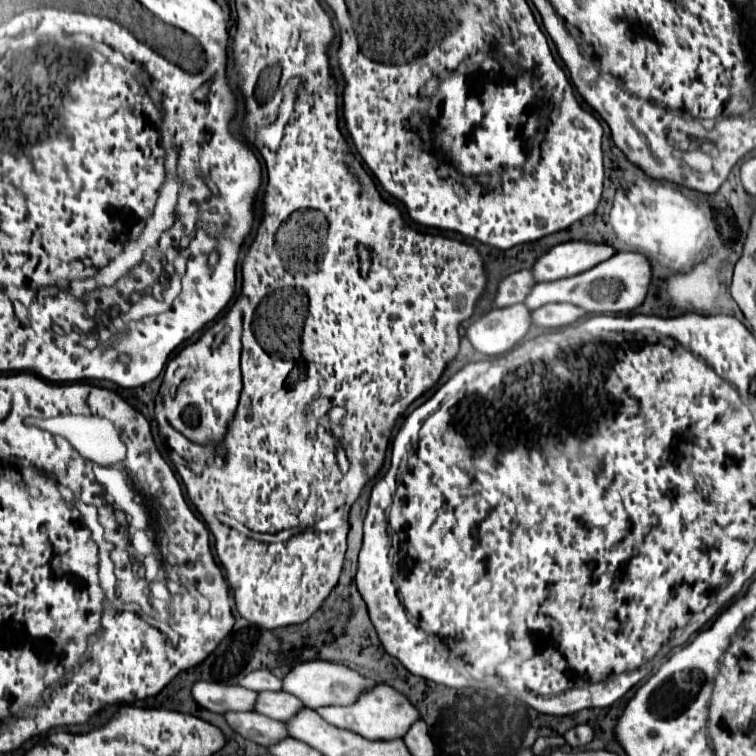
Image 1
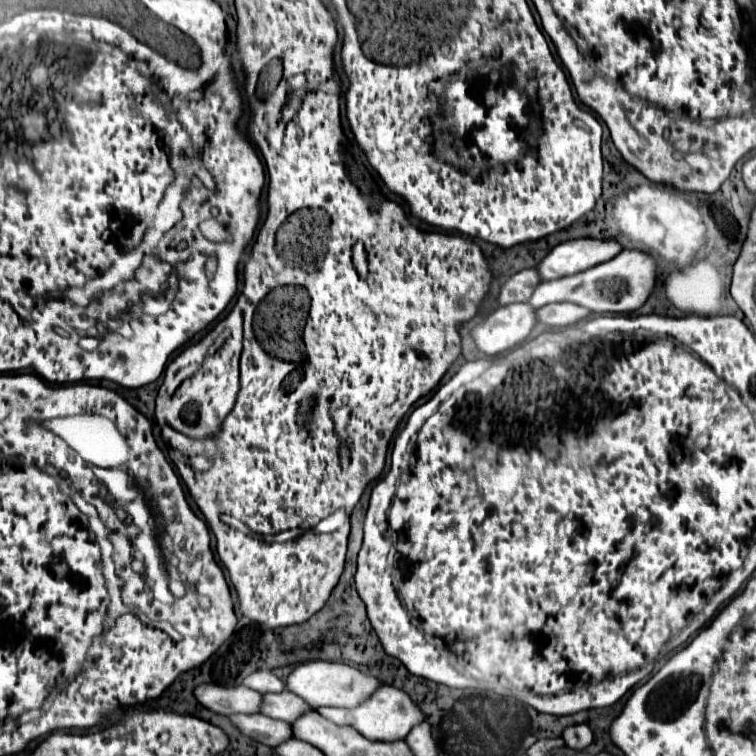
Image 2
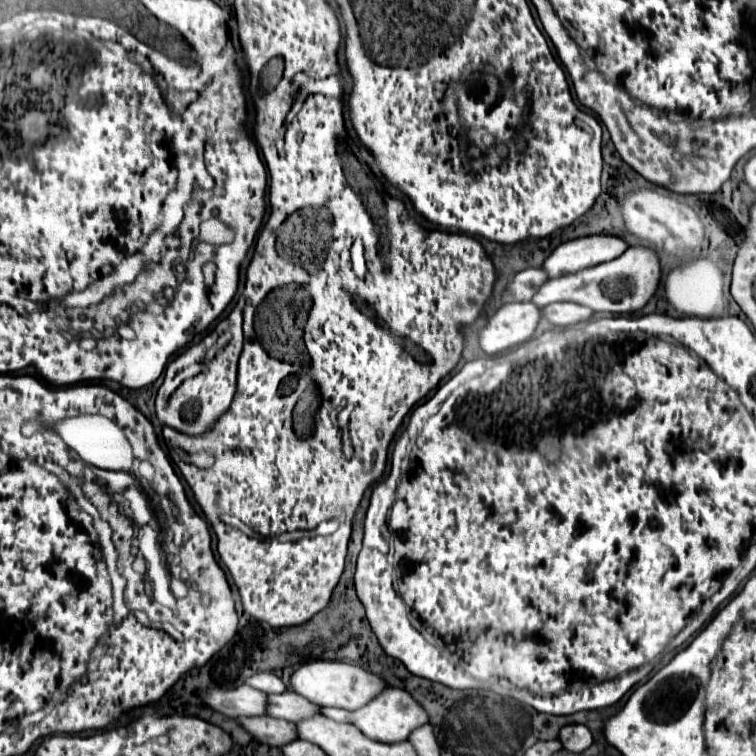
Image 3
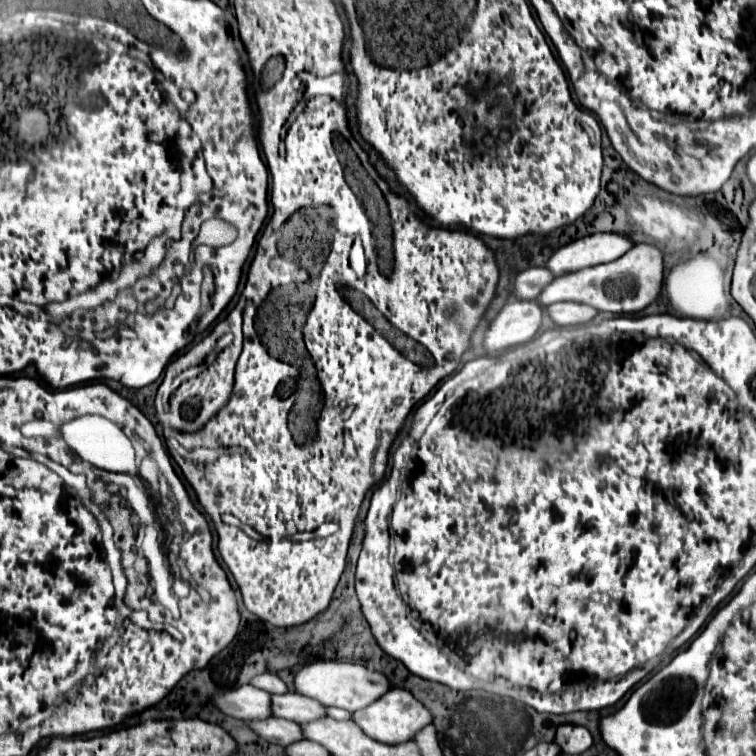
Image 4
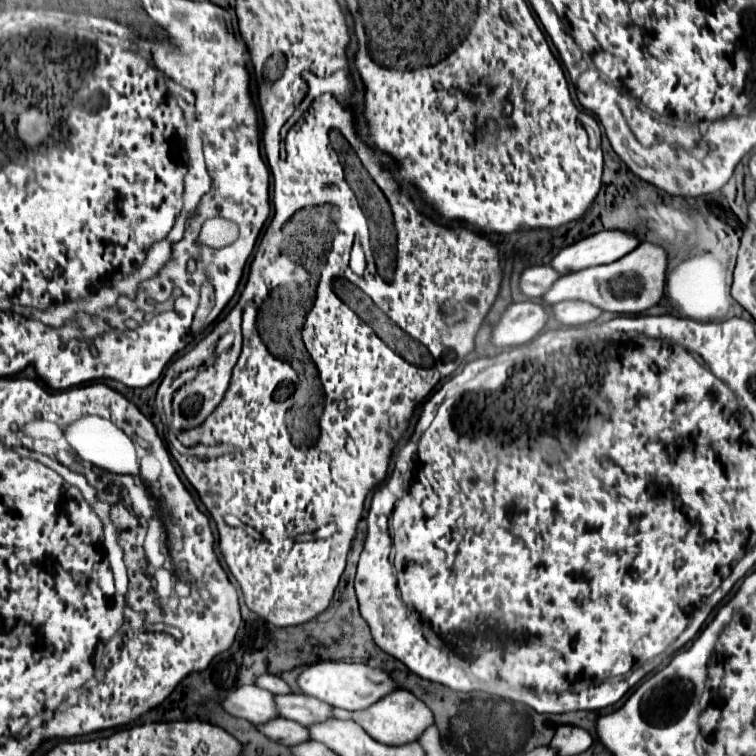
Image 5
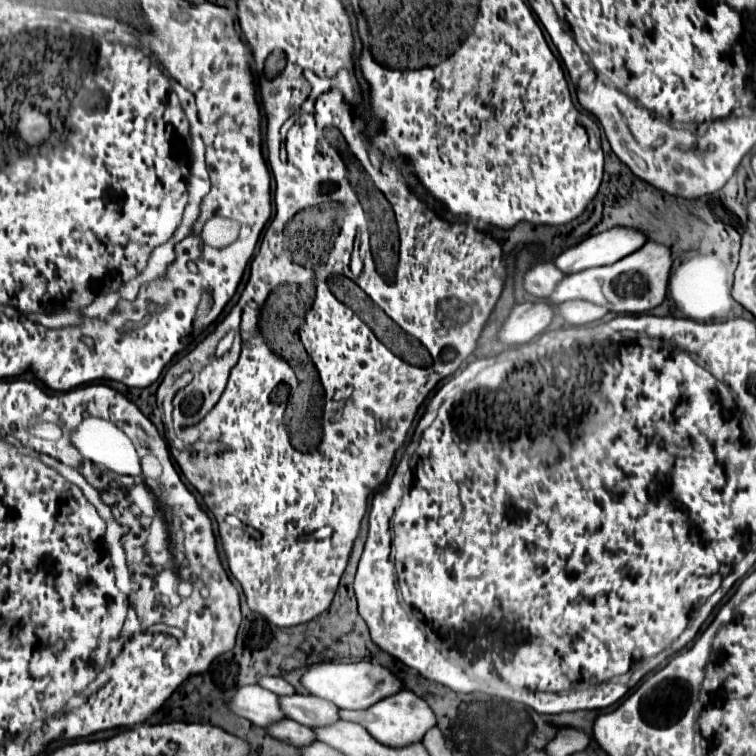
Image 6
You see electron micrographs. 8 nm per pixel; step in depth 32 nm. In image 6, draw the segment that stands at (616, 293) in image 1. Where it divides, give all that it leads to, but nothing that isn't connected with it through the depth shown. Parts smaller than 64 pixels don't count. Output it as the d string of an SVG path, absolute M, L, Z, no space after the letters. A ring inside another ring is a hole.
M646 242L638 252L618 260L616 264L584 270L580 274L570 274L558 284L556 292L548 300L552 304L560 304L566 300L588 300L594 304L608 306L612 312L618 314L642 314L664 302L672 262L674 260L668 246L658 242Z

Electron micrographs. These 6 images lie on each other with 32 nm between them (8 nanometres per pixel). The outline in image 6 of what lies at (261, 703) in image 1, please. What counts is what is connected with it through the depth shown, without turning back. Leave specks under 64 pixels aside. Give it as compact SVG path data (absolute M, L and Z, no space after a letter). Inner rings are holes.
M292 694L292 696L282 696L280 704L290 720L296 720L304 726L310 728L320 728L326 724L334 724L340 720L338 716L338 706L322 700L312 694Z

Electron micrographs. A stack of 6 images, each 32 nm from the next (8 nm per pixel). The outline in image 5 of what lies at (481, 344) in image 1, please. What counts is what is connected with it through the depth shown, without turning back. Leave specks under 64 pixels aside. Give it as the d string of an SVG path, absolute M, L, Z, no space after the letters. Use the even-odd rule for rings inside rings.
M514 302L496 324L490 342L494 346L520 346L538 336L550 318L550 308L540 302Z

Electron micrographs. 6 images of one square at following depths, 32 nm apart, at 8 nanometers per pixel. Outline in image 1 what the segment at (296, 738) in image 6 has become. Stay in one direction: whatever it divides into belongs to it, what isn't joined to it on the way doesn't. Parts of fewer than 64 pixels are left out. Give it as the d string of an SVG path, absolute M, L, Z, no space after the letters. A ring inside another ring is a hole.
M228 712L226 714L228 724L244 738L262 744L262 746L272 746L278 740L288 738L288 730L284 722L270 720L258 712Z

